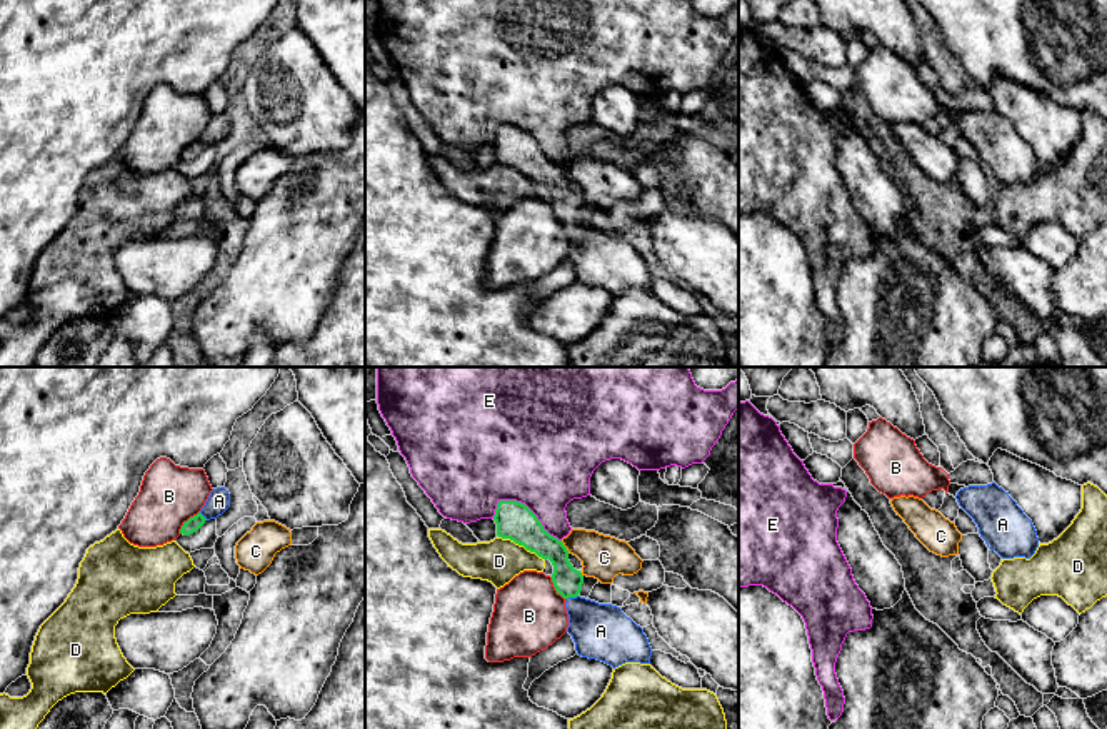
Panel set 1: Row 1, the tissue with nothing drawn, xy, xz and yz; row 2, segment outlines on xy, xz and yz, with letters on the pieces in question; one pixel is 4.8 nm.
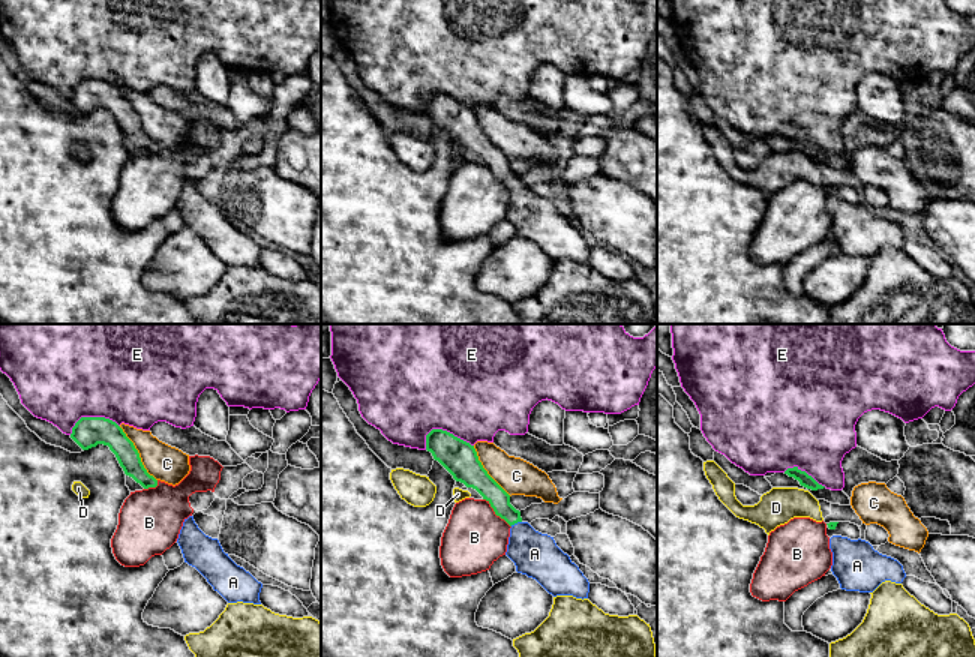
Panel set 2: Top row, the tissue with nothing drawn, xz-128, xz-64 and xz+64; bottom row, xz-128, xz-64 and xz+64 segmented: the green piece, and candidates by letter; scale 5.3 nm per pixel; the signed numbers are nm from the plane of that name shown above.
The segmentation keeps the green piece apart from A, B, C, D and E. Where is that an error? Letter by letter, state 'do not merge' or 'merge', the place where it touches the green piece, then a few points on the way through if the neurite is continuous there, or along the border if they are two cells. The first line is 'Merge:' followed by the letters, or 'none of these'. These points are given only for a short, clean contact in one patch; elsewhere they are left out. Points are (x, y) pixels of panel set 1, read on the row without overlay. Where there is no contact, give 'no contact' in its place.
Merge: A
A: merge; meets green in xz at (572, 222); runs through xz (567, 207), (572, 222), (574, 231), (601, 257)
B: do not merge; meets green in xy at (187, 147); border along xy (199, 137), (179, 159)
C: do not merge; meets green in xz at (566, 174)
D: do not merge; meets green in xz at (520, 170)
E: do not merge; meets green in xz at (530, 137)

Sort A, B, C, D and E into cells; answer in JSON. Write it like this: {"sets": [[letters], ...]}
{"sets": [["A"], ["B"], ["C"], ["D"], ["E"]]}

